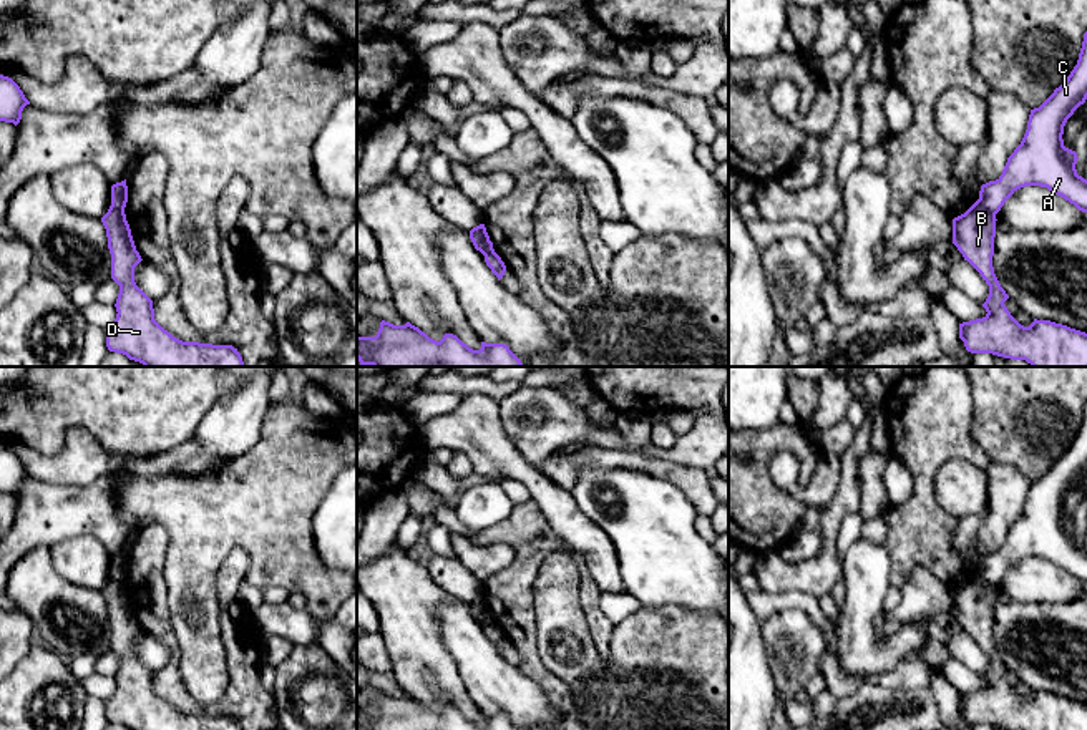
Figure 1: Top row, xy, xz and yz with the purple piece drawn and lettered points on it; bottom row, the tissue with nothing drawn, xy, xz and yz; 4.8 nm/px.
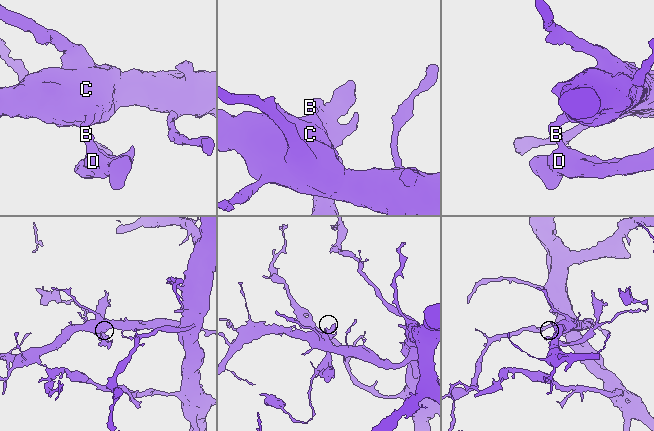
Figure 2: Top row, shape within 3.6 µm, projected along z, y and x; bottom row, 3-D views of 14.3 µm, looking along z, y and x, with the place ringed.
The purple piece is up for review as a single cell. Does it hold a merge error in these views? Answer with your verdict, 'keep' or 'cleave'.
cleave

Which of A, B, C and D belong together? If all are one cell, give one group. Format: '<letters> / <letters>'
A C / B D

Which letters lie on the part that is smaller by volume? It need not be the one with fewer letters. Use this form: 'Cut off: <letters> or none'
Cut off: B, D

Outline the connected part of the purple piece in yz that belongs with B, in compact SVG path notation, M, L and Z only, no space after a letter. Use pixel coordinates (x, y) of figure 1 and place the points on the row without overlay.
M977 572L964 586L953 591L953 616L989 657L989 667L982 675L987 685L982 690L959 695L959 710L964 713L966 722L1004 730L1087 730L1085 703L1037 690L1029 698L1024 698L1004 677L1009 667L1001 659L992 639L996 592L996 586Z

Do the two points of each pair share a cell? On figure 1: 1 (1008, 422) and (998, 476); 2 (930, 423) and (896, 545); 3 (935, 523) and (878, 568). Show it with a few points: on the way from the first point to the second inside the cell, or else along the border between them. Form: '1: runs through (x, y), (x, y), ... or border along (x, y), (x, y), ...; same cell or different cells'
1: border along (991, 462), (1013, 465), (1029, 481); different cells
2: runs through (923, 453), (921, 515); same cell
3: border along (882, 545), (890, 561), (890, 584); different cells

